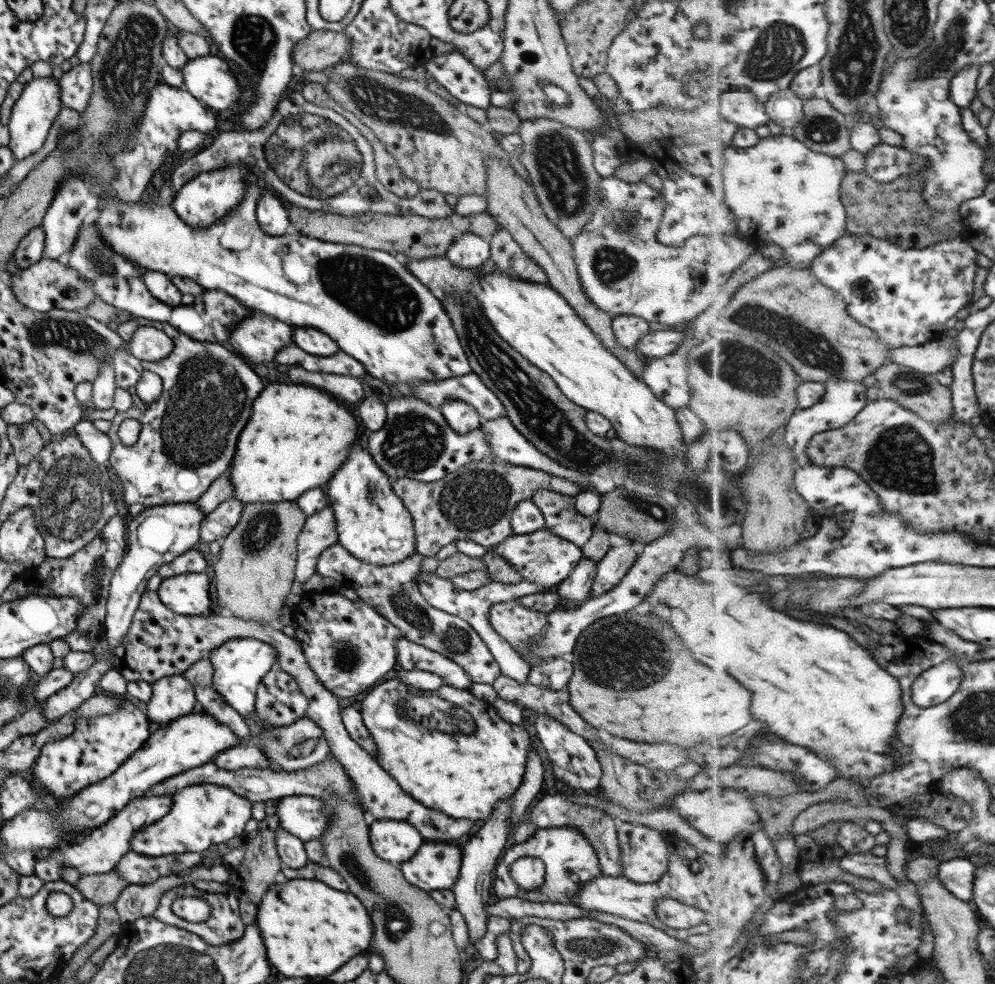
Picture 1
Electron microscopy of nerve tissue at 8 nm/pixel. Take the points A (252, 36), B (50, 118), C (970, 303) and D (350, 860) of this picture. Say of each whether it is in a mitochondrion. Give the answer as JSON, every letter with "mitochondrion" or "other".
{"A":"mitochondrion","B":"other","C":"other","D":"mitochondrion"}

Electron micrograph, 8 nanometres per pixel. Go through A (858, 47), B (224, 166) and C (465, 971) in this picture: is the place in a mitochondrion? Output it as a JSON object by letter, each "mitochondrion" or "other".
{"A":"mitochondrion","B":"other","C":"other"}

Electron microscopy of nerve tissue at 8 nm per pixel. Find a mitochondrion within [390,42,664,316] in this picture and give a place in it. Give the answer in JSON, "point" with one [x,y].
{"point":[555,158]}

